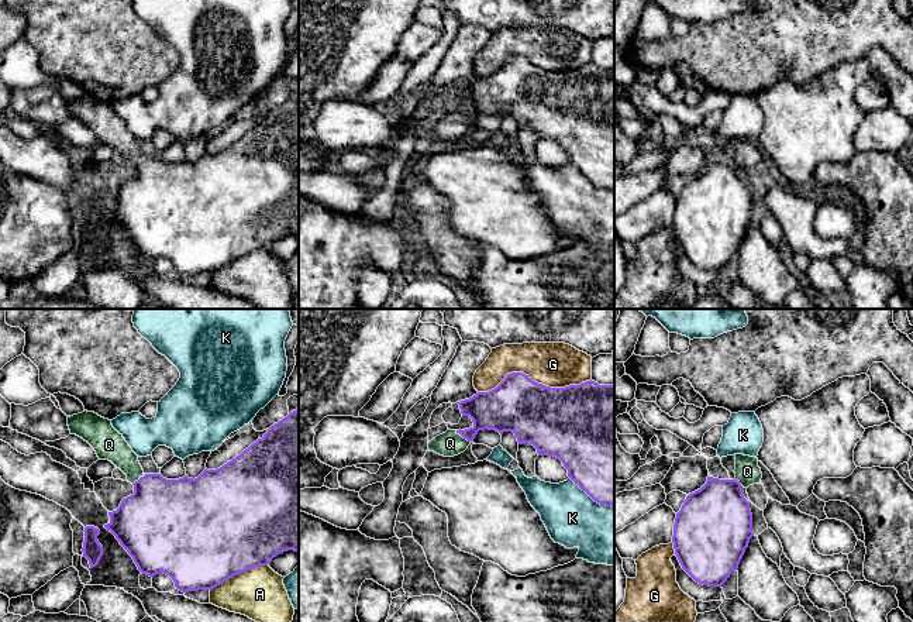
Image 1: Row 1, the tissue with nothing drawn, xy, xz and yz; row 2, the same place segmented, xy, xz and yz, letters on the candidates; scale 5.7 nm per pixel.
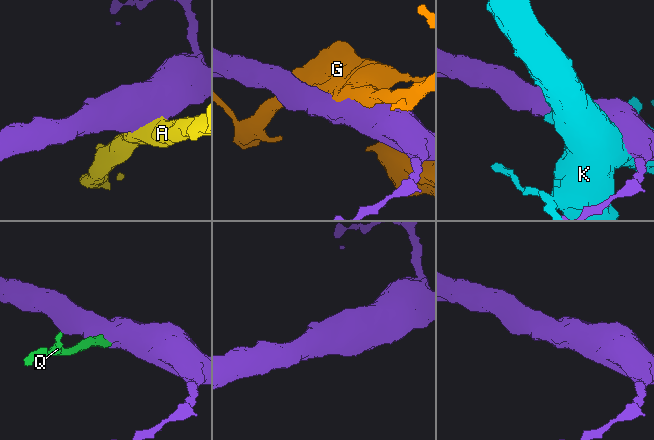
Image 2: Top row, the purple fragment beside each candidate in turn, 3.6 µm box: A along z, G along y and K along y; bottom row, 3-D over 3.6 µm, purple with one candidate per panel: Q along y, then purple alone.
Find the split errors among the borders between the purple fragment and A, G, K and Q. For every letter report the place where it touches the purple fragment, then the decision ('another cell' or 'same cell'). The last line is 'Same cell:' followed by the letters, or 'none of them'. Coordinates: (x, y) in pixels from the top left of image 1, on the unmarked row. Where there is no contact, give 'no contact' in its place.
A: xy (238, 257) | another cell
G: xz (534, 65) | another cell
K: xz (592, 182) | another cell
Q: xz (462, 120) | same cell
Same cell: Q

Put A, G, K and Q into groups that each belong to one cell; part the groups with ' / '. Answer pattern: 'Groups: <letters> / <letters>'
Groups: A / G / K / Q

